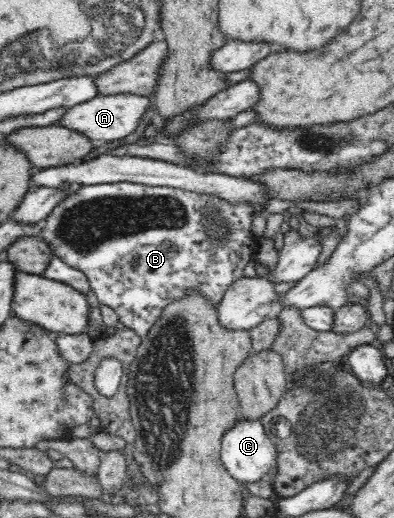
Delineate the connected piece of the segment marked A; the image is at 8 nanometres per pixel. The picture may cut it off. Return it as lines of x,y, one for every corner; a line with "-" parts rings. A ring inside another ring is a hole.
133,94
97,96
67,109
67,112
57,122
53,122
53,125
61,125
61,127
68,128
71,131
77,131
90,141
105,140
111,142
119,140
131,134
139,120
144,119
151,112
149,100
149,97

